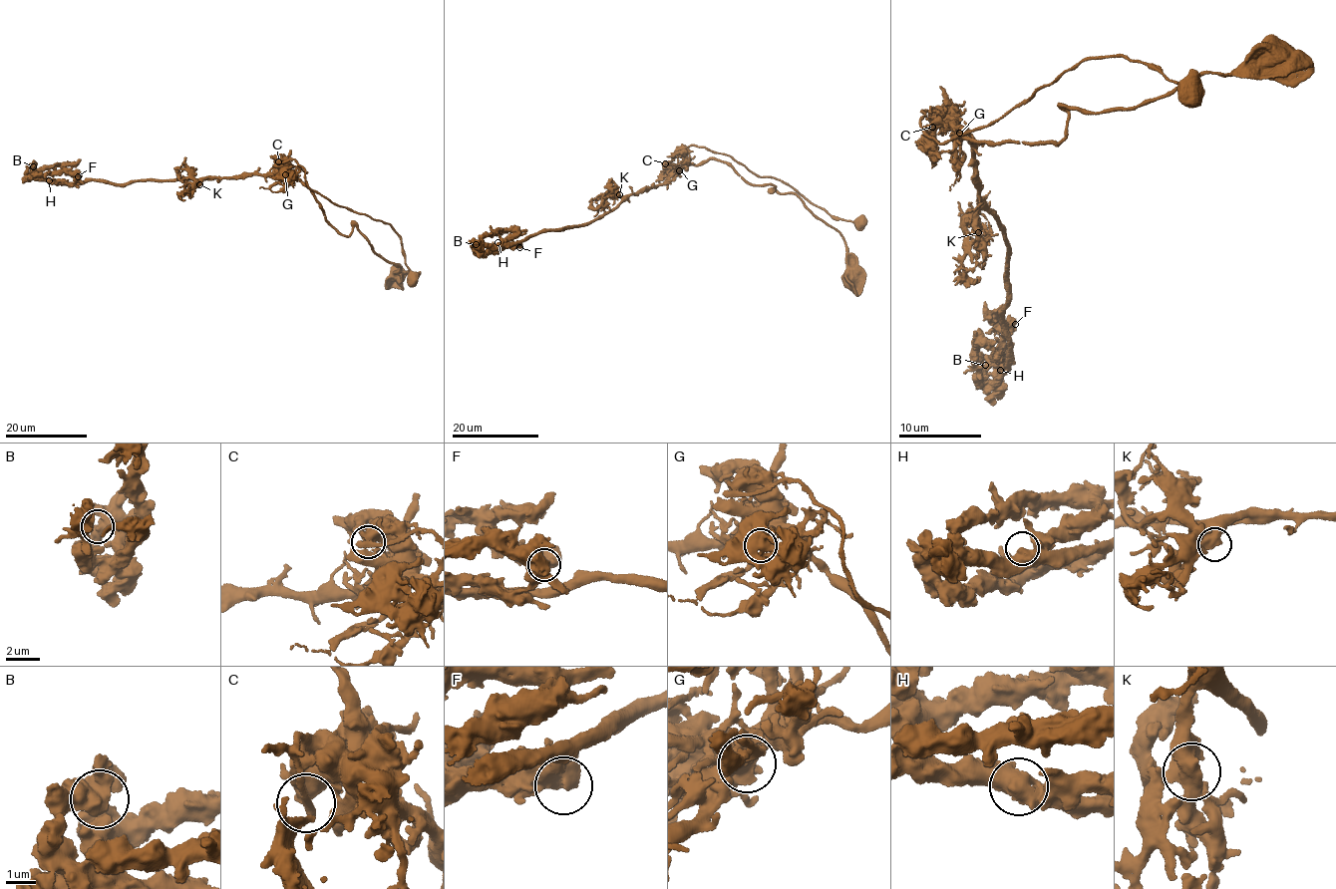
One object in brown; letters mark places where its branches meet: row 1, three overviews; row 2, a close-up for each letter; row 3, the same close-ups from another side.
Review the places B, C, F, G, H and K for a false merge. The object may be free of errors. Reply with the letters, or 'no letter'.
C

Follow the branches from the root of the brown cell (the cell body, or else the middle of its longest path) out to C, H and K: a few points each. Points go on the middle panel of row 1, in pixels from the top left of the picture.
C: (850, 277), (840, 235), (797, 195), (749, 182), (715, 158), (677, 167), (664, 163)
H: (850, 277), (845, 243), (834, 228), (797, 195), (749, 182), (715, 158), (684, 166), (589, 221), (498, 242)
K: (850, 277), (845, 243), (834, 228), (797, 195), (749, 182), (715, 158), (619, 194)

